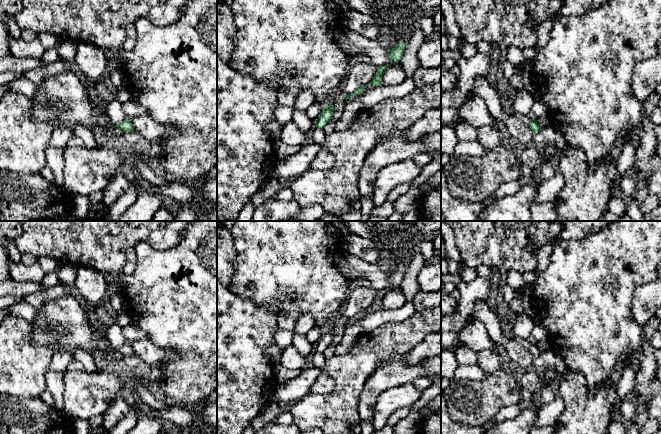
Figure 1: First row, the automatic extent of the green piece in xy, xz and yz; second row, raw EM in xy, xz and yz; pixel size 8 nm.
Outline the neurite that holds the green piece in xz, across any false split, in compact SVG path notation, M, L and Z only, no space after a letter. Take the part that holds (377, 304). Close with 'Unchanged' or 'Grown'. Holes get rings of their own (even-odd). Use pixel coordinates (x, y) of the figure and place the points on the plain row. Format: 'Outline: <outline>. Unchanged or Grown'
Outline: M380 289L377 290L378 295L376 296L375 301L372 303L372 305L360 312L357 312L353 317L346 319L346 325L352 321L362 319L362 315L368 310L368 309L375 309L375 310L380 310L382 309L382 301L387 295L387 290L385 289Z. Unchanged

